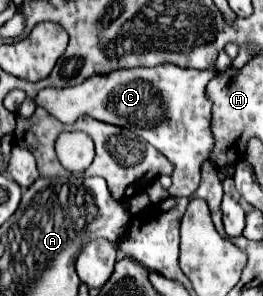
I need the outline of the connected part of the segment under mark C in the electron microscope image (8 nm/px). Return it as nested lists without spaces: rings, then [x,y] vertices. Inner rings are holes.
[[[175,64],[115,70],[105,76],[93,76],[79,86],[45,88],[33,98],[33,102],[63,124],[73,124],[79,116],[91,116],[137,132],[175,166],[171,174],[173,184],[167,190],[169,196],[191,196],[201,180],[201,164],[209,160],[209,148],[213,146],[213,132],[209,132],[211,104],[205,94],[213,76],[215,70],[181,68]],[[151,90],[161,98],[163,112],[151,112]]]

